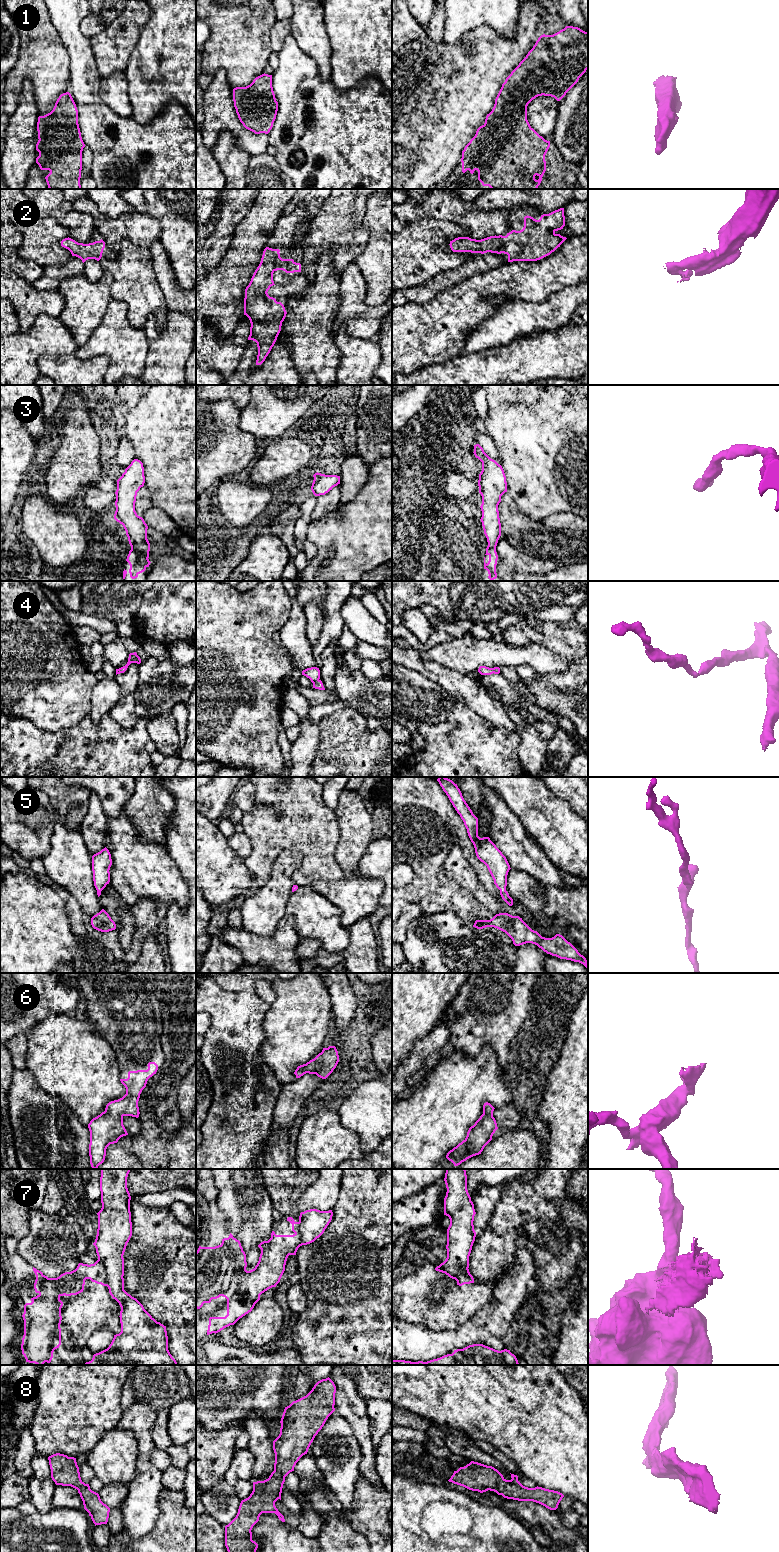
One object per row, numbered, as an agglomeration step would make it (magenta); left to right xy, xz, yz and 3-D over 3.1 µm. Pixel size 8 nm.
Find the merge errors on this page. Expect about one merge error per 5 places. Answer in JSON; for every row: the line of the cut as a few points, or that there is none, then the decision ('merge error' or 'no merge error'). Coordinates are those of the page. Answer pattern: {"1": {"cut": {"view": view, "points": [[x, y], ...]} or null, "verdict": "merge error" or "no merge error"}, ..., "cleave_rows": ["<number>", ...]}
{"1": {"cut": null, "verdict": "no merge error"}, "2": {"cut": null, "verdict": "no merge error"}, "3": {"cut": null, "verdict": "no merge error"}, "4": {"cut": null, "verdict": "no merge error"}, "5": {"cut": null, "verdict": "no merge error"}, "6": {"cut": null, "verdict": "no merge error"}, "7": {"cut": {"view": "xy", "points": [[98, 1259], [104, 1268], [107, 1285]]}, "verdict": "merge error"}, "8": {"cut": null, "verdict": "no merge error"}, "cleave_rows": ["7"]}

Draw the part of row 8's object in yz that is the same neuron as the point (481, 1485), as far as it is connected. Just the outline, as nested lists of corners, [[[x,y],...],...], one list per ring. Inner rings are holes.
[[[471,1461],[454,1471],[448,1481],[480,1493],[490,1490],[507,1499],[533,1501],[550,1510],[556,1510],[564,1497],[558,1491],[538,1486],[525,1487],[518,1481],[517,1475],[511,1474],[511,1478],[511,1480],[506,1480],[494,1467]]]

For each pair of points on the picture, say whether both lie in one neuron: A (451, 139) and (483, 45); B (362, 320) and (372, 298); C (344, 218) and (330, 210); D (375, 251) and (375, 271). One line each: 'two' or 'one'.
A: one
B: two
C: one
D: one

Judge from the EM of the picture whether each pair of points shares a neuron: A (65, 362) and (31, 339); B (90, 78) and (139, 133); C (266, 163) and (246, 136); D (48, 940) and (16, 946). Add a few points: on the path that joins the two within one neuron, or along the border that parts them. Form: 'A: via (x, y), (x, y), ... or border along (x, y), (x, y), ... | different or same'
A: border along (73, 352), (42, 355), (37, 360), (37, 370) | different
B: via (90, 95), (90, 99), (122, 128) | same
C: border along (265, 152), (251, 156) | different
D: via (40, 940), (24, 940) | same

